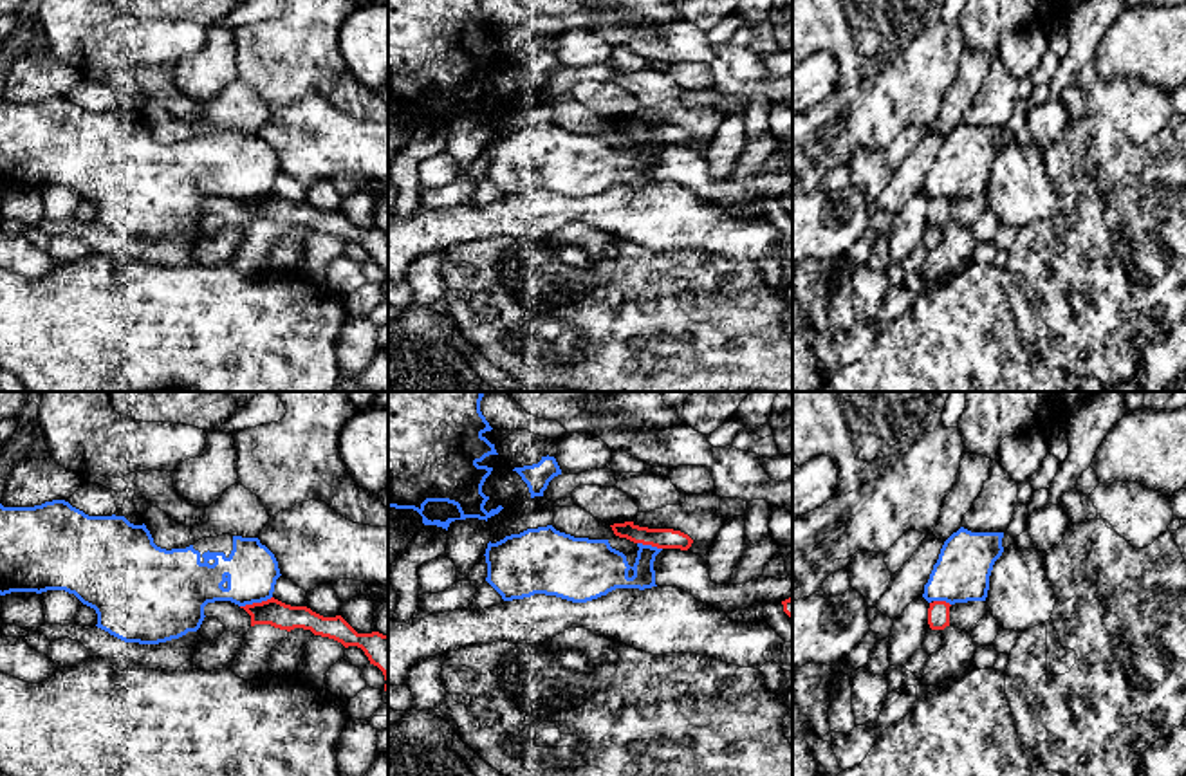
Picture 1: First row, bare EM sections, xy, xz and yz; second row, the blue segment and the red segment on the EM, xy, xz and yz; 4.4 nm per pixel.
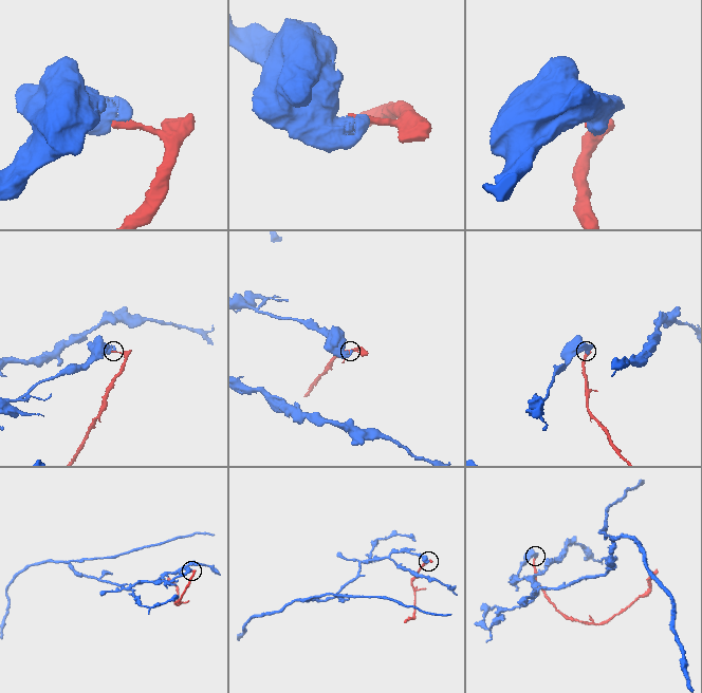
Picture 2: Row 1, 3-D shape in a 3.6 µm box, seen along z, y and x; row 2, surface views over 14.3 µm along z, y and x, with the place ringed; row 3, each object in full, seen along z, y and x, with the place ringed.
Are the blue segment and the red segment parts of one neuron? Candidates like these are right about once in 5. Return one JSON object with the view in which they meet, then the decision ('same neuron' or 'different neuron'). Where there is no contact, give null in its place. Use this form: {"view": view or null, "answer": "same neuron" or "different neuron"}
{"view": "xy", "answer": "different neuron"}

